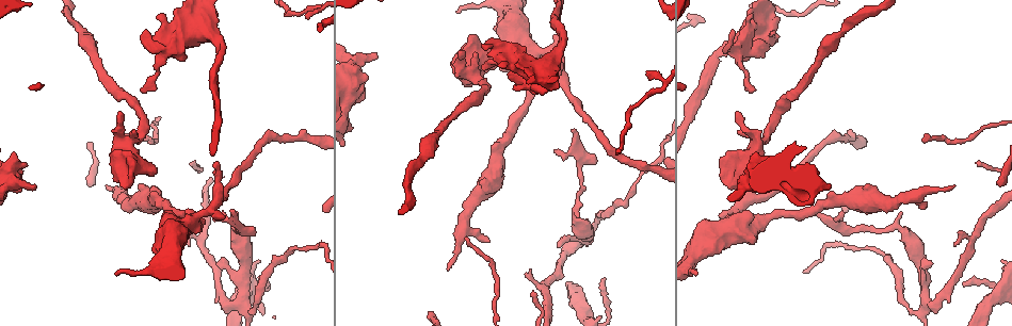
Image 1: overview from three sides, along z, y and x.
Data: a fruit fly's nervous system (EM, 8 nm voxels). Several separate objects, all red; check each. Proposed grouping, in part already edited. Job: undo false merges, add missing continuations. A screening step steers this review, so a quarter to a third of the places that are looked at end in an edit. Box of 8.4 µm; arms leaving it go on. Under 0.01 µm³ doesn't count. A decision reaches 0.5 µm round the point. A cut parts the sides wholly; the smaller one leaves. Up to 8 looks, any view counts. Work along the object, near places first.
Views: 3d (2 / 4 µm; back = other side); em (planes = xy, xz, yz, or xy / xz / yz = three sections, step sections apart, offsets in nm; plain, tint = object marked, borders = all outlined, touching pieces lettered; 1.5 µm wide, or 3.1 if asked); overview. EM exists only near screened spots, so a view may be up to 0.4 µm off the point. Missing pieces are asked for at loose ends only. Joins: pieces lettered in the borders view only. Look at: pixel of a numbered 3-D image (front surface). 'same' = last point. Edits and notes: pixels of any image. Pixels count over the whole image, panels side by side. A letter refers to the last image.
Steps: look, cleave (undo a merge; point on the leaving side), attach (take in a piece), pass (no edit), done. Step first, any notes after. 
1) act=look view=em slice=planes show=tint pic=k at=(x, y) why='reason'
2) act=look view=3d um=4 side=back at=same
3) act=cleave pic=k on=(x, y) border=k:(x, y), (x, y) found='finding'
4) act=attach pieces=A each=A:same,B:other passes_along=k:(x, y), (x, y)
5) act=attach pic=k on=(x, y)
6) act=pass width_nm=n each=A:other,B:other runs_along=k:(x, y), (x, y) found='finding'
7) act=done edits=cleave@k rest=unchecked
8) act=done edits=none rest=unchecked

act=look view=3d um=4 pic=1 at=(722, 217) why='free end'

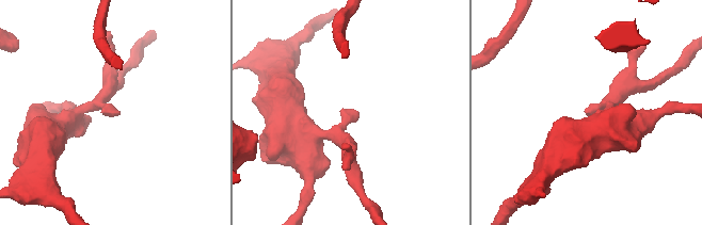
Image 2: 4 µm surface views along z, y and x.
act=look view=em slice=xz step=8 show=plain pic=2 at=(587, 115)

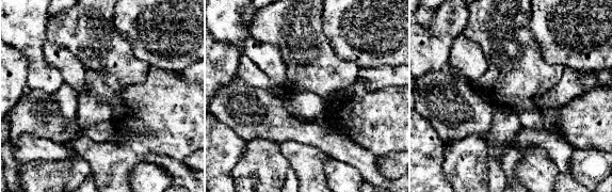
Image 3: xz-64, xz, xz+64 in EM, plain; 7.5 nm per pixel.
act=look view=em slice=xz step=8 show=borders at=same

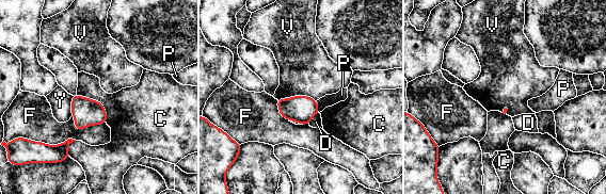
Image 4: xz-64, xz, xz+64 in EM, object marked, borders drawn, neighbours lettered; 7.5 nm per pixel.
act=pass each=C:other,D:other,F:other,P:other,V:other,Y:other border=4:(276, 98), (306, 95), (316, 100) found='no lettered piece goes on from it'

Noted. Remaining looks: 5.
act=look view=em slice=xz step=4 show=tint pic=1 at=(231, 211) why='an open end'

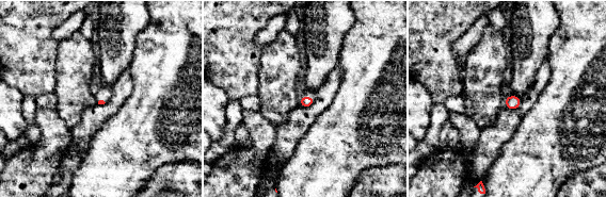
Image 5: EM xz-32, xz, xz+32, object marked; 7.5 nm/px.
act=look view=em slice=planes show=borders at=same

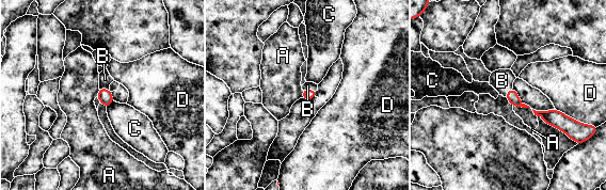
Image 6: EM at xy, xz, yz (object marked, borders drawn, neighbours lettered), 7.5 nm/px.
act=attach pieces=B each=A:other,B:same,C:other,D:other found='it goes on there'

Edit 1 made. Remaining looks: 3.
act=done edits=attach@6 rest=unchecked

